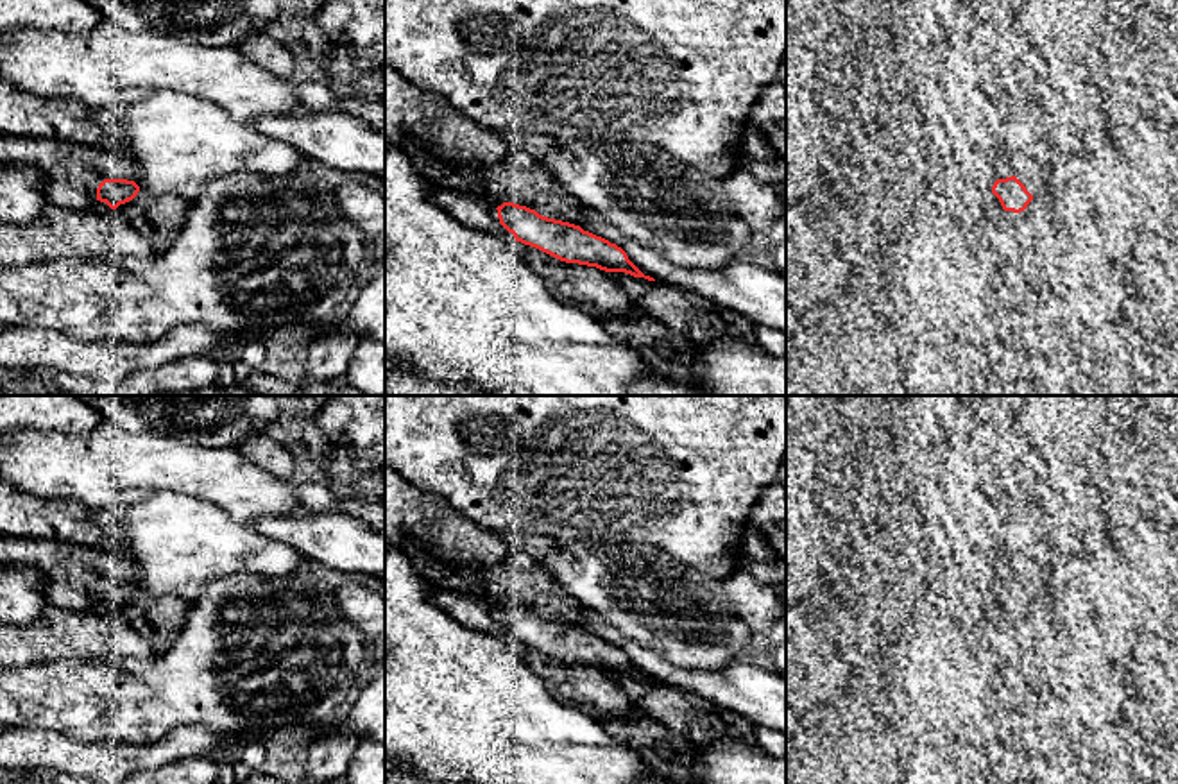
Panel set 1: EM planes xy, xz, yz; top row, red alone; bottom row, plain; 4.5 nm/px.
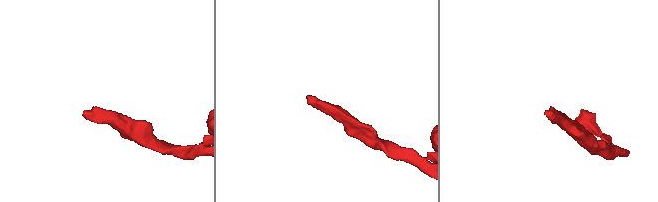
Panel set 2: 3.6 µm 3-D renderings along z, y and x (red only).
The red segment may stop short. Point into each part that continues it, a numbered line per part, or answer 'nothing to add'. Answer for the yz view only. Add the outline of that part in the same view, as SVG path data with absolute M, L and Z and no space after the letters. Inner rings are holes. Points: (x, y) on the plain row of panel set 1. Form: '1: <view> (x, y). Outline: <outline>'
1: yz (1003, 564). Outline: M997 551L994 555L992 566L997 580L1006 580L1013 576L1013 557L1010 555Z

